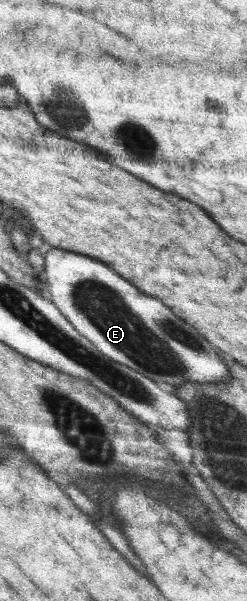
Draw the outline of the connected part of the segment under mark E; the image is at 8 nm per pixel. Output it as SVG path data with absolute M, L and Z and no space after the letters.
M57 248L47 252L43 260L43 281L49 300L93 346L97 346L99 352L111 360L125 364L167 389L179 387L185 380L217 382L229 378L227 366L204 336L199 336L195 328L179 320L157 298L141 294L129 280L123 280L107 264Z

